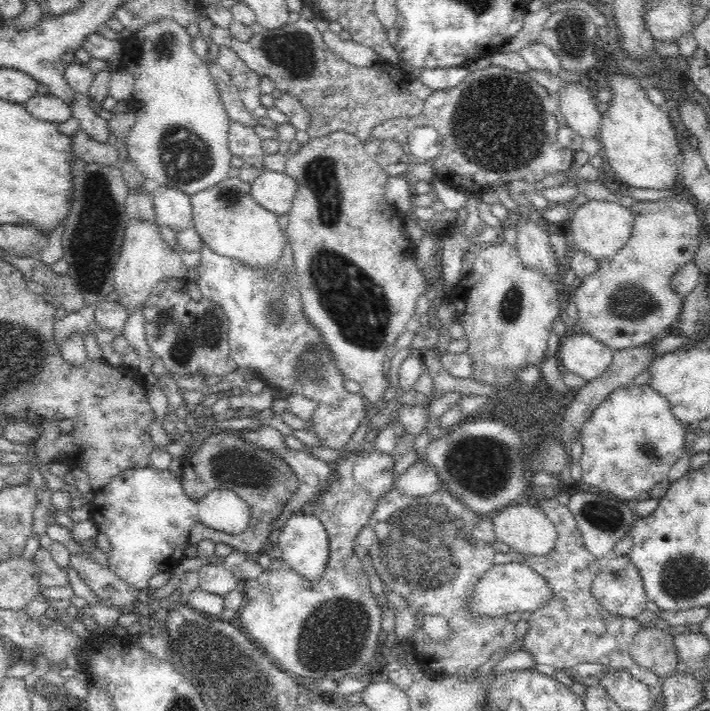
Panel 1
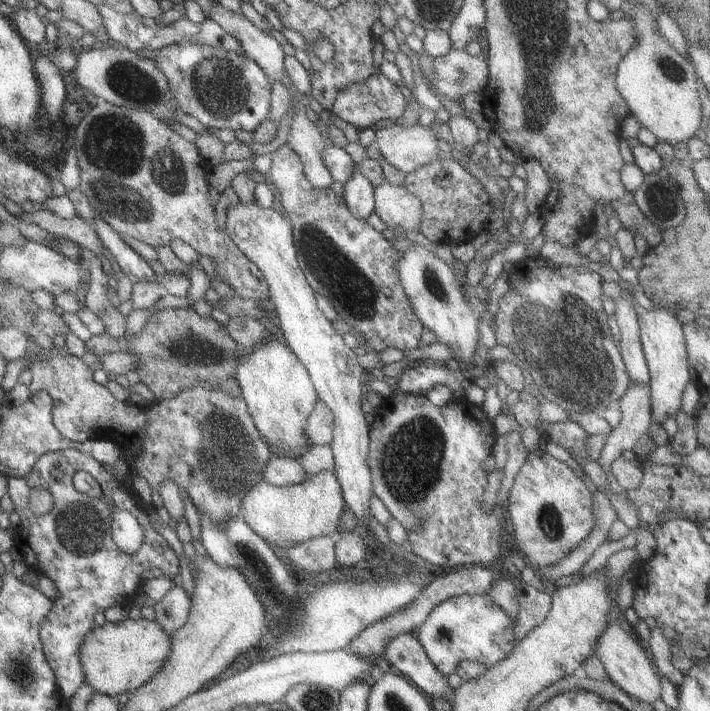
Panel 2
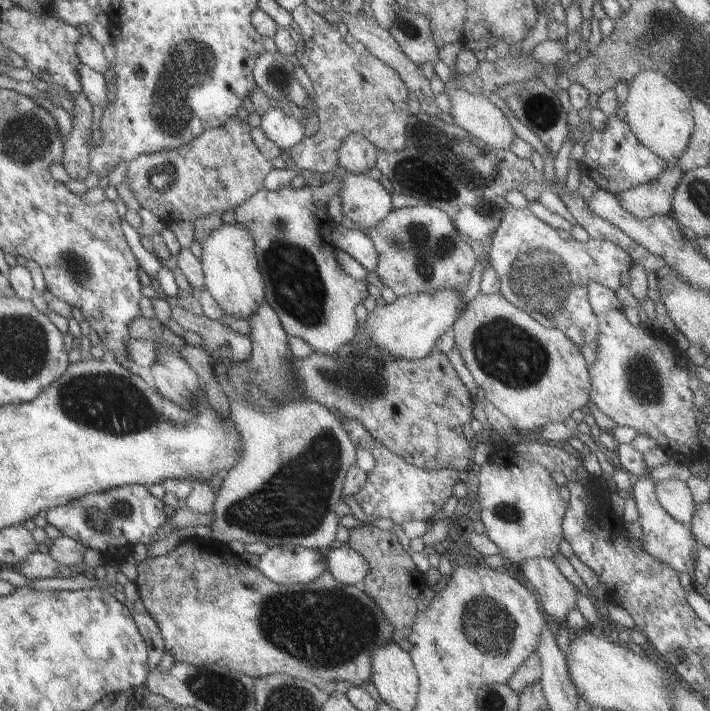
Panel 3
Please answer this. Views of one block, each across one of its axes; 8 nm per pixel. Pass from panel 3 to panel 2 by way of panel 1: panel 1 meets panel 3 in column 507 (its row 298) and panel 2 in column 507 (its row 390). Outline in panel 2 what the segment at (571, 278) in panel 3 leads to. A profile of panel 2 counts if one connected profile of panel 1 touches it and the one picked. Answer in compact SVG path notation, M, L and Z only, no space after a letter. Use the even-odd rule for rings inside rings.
M540 255L525 256L511 264L507 274L508 290L497 300L495 343L508 348L509 356L525 368L527 381L531 388L537 388L541 400L551 401L567 413L601 412L613 406L630 384L618 348L612 342L608 316L602 308L602 283L599 274L586 271L582 266L559 266Z

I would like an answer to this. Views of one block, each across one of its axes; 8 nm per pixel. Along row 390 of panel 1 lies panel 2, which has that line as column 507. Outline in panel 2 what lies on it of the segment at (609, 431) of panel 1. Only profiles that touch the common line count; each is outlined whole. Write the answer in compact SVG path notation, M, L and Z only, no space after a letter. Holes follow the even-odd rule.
M486 593L461 594L437 604L415 629L414 634L427 660L441 676L447 678L463 660L475 660L487 668L503 660L515 646L513 626L514 620L499 610Z

